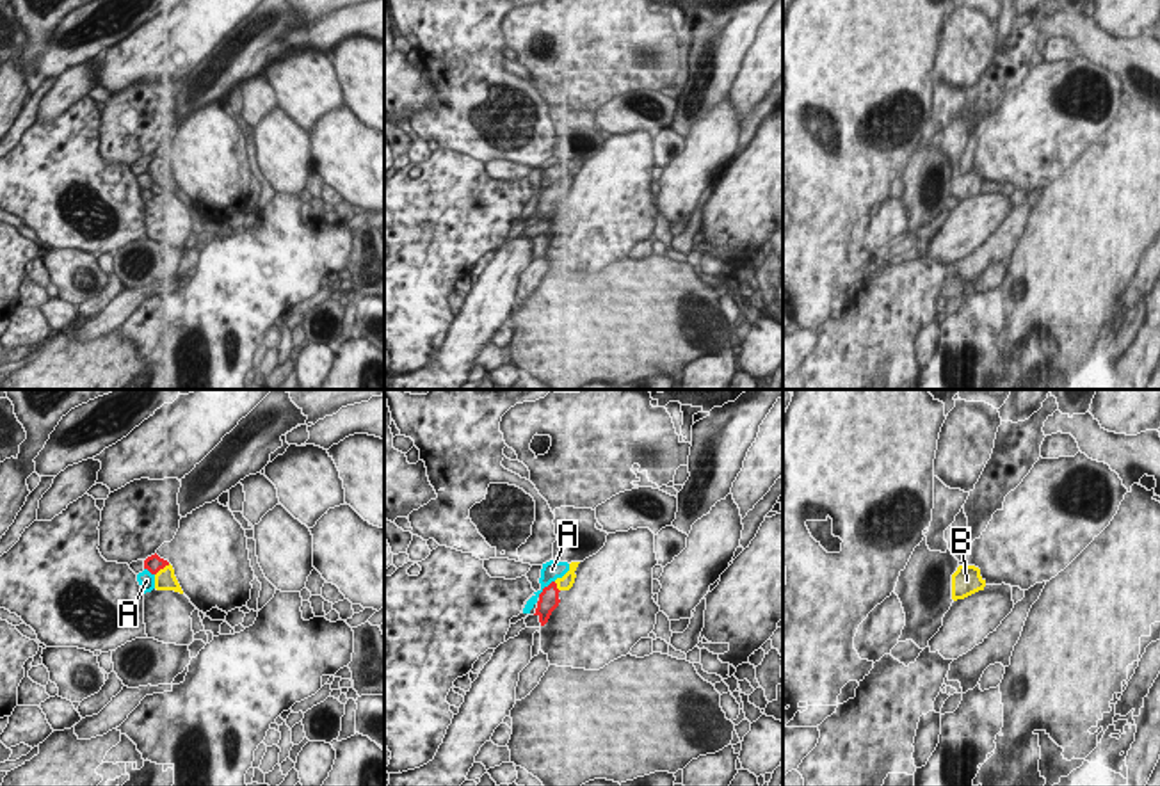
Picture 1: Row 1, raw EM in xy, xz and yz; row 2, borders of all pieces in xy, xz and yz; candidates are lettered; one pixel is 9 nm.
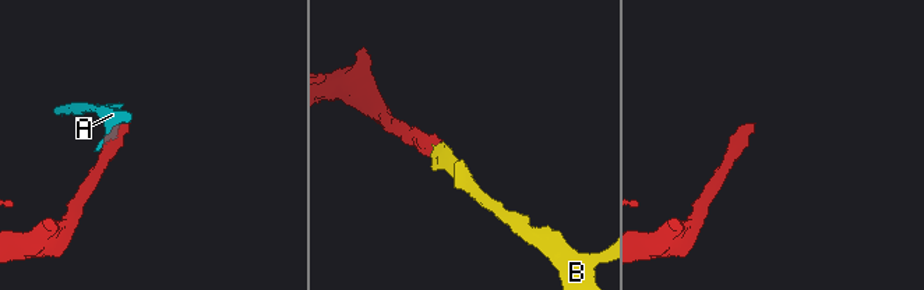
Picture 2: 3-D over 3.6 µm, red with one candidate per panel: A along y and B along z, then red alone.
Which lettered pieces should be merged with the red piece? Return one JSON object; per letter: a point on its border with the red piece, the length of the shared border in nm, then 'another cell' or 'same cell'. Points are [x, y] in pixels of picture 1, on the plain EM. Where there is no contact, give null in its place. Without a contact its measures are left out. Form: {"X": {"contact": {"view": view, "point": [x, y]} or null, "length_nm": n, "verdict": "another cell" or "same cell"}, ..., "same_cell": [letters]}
{"A": {"contact": {"view": "xz", "point": [545, 189]}, "length_nm": 220, "verdict": "another cell"}, "B": {"contact": {"view": "xy", "point": [162, 169]}, "length_nm": 180, "verdict": "same cell"}, "same_cell": ["B"]}

